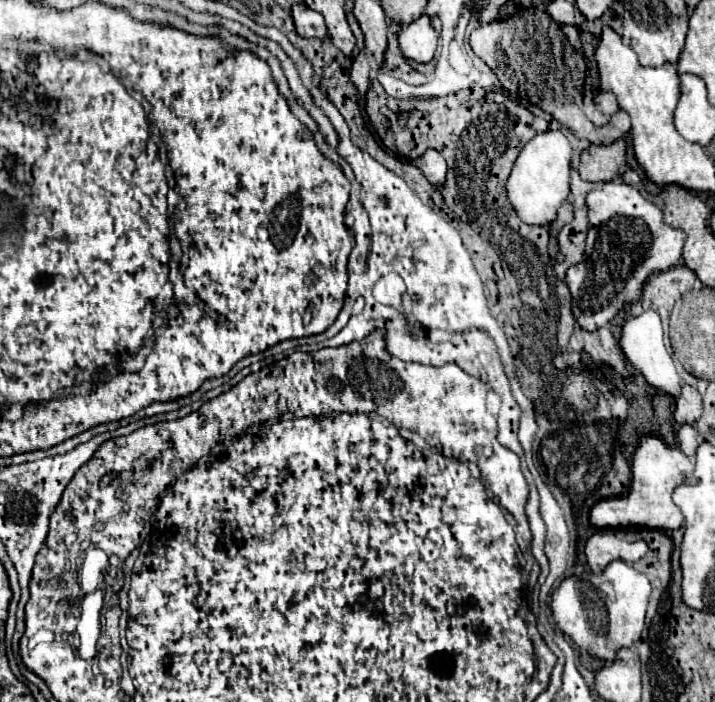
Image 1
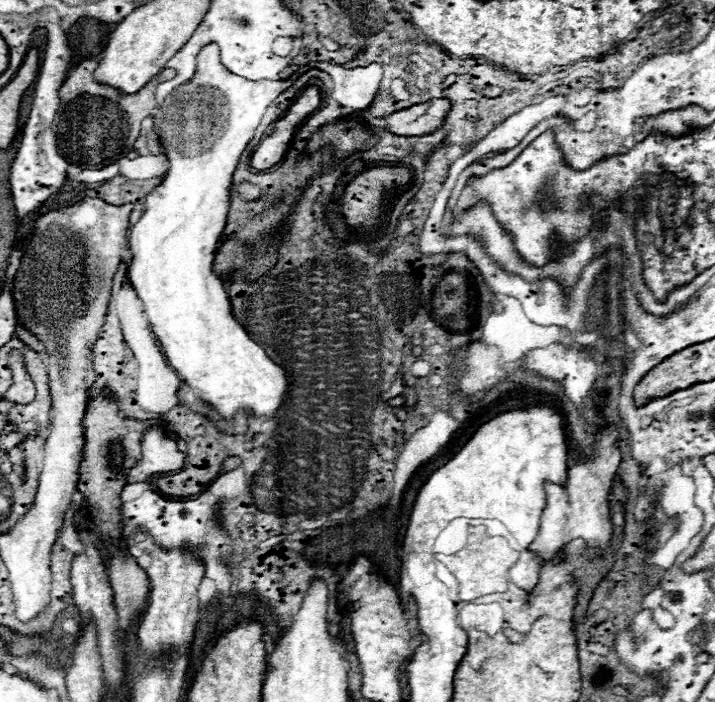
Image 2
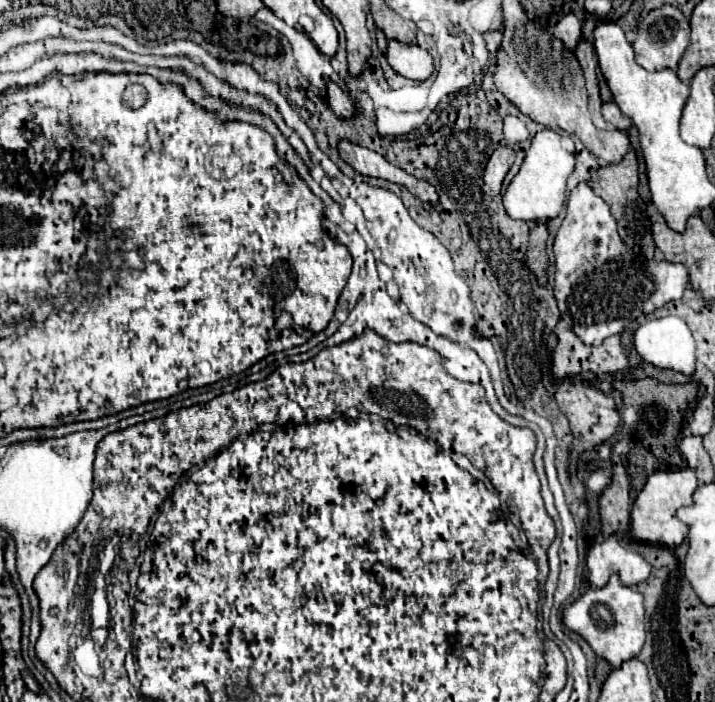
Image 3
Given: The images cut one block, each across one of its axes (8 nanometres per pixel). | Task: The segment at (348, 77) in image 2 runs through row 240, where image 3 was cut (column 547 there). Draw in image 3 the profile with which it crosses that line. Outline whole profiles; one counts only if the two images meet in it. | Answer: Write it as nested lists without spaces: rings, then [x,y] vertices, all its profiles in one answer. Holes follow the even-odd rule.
[[[546,128],[532,138],[532,146],[520,166],[520,172],[504,192],[504,208],[514,220],[548,222],[560,214],[566,200],[566,178],[574,170],[574,154],[562,148],[560,136]]]

